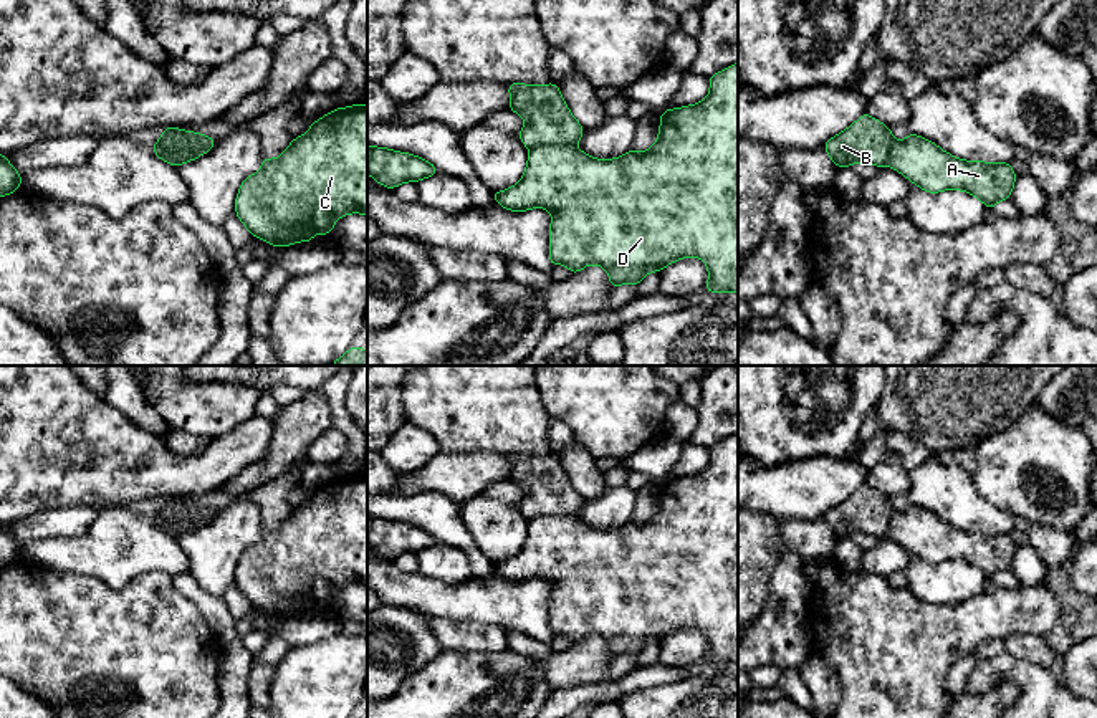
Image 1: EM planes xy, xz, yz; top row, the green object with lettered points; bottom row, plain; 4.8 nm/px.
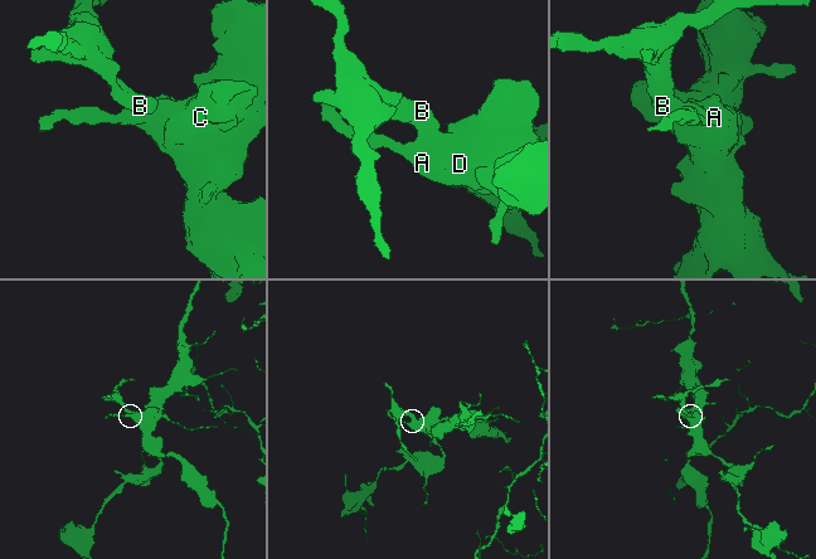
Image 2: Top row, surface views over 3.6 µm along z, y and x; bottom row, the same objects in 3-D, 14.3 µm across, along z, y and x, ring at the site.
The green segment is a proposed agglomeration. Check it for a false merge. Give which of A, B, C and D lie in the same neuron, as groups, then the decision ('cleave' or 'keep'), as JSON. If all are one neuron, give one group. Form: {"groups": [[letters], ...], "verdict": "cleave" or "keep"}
{"groups": [["A", "C", "D"], ["B"]], "verdict": "cleave"}

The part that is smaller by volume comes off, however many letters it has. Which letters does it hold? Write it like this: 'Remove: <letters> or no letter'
Remove: B

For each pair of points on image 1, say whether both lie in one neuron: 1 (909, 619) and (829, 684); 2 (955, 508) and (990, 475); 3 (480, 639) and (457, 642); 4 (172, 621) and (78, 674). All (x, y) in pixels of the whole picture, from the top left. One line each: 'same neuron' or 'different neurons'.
1: different neurons
2: different neurons
3: same neuron
4: same neuron

